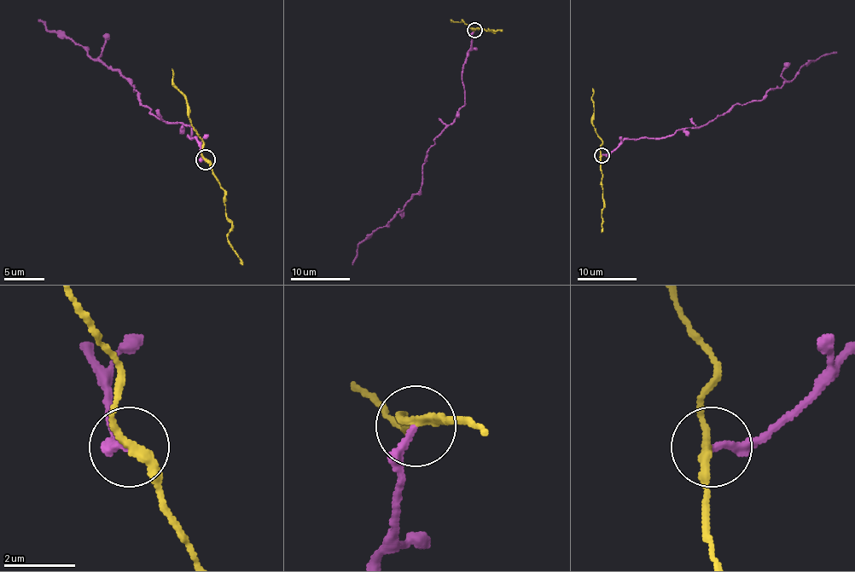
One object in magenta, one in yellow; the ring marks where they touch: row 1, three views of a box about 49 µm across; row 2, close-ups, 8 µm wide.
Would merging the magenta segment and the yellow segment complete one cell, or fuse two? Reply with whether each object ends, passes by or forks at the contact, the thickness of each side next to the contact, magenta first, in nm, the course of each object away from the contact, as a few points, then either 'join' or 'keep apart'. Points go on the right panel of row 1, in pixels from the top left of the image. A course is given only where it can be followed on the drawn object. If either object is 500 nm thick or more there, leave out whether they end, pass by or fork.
magenta ends | yellow passes by | 190/220 nm | magenta via (601, 155), (625, 139), (667, 137), (701, 127), (736, 103), (780, 89), (810, 62), (836, 53) | yellow via (601, 155), (601, 233) | keep apart

